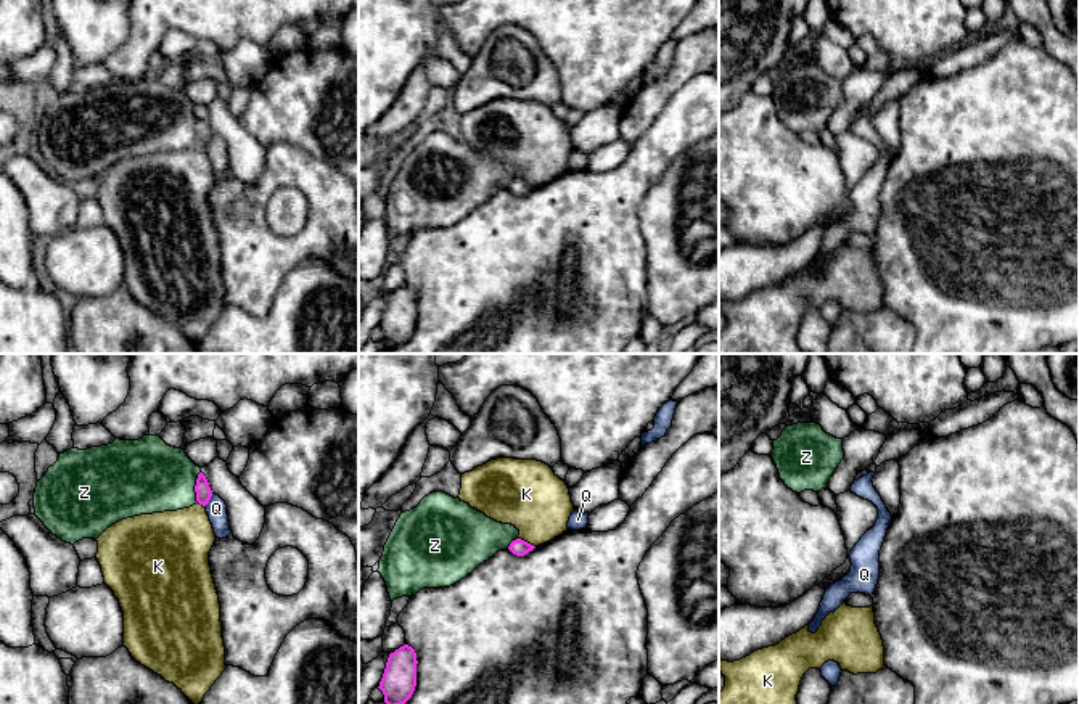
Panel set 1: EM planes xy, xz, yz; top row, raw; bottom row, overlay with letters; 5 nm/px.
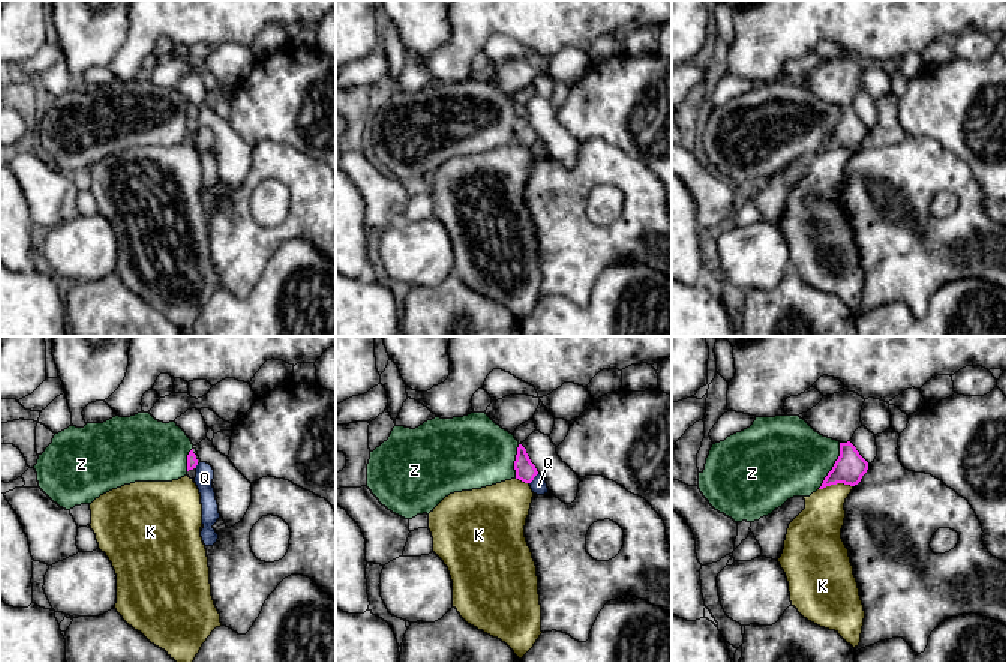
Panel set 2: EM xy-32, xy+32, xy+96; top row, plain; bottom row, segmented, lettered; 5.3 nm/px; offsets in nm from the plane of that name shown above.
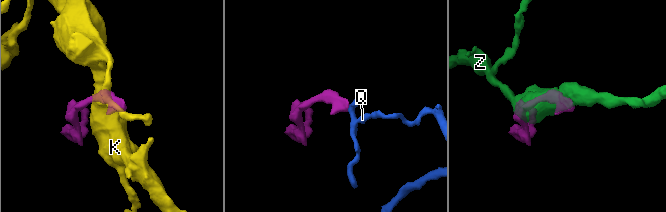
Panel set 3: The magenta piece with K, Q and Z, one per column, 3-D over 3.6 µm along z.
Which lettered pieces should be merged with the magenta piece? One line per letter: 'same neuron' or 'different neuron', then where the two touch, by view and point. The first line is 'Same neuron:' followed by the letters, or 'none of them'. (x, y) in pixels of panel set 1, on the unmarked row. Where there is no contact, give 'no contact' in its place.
Same neuron: none of them
K: different neuron | xz (526, 182)
Q: different neuron | xy (209, 139)
Z: different neuron | xy (195, 127)

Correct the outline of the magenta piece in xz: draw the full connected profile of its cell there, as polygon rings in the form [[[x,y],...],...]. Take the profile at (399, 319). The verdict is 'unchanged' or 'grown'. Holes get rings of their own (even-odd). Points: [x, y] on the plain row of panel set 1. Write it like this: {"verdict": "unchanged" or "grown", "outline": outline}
{"verdict": "unchanged", "outline": [[[404,284],[389,294],[379,329],[384,334],[388,347],[405,344],[416,326],[416,293]]]}

